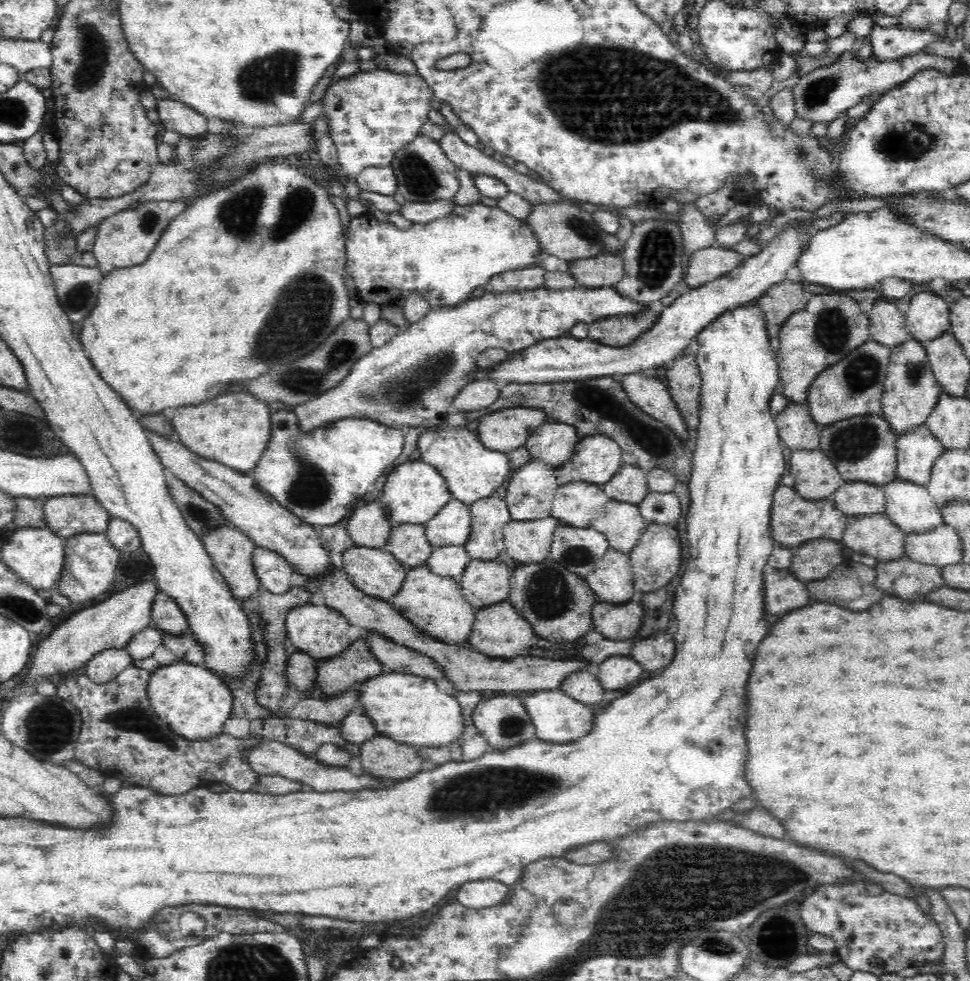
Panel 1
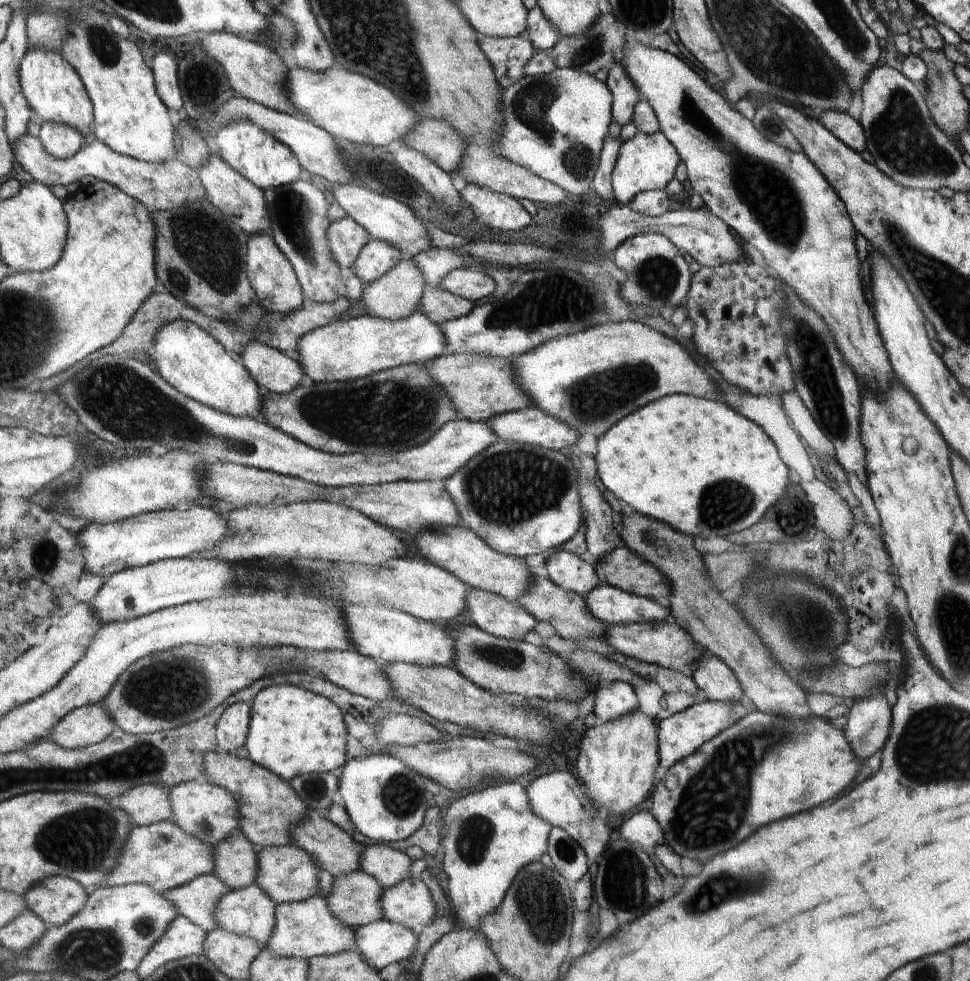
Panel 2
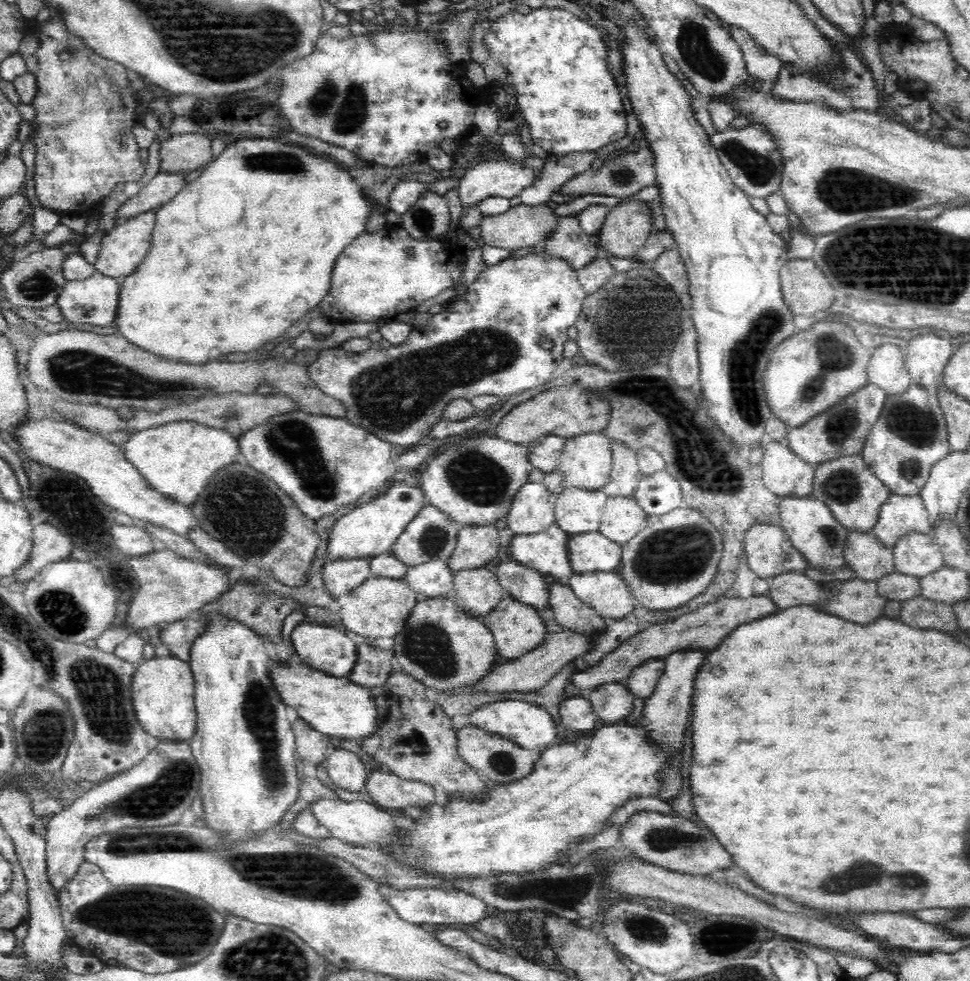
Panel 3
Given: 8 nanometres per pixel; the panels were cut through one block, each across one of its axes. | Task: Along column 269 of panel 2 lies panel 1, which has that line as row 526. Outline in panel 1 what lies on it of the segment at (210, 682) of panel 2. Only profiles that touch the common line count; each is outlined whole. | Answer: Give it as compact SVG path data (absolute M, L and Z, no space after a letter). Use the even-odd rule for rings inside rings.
M648 523L636 546L628 553L635 590L641 593L660 591L662 587L674 578L680 570L682 562L682 546L678 532L670 526L671 523Z

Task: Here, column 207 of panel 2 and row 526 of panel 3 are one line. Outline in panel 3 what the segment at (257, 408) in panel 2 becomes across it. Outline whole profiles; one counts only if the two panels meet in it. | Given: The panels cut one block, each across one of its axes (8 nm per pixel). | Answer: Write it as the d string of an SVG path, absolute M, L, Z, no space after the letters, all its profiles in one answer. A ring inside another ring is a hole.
M414 482L393 483L384 495L362 507L354 506L348 514L334 521L327 532L326 550L322 560L325 564L348 563L357 559L370 560L376 555L388 553L403 528L426 503L424 493Z

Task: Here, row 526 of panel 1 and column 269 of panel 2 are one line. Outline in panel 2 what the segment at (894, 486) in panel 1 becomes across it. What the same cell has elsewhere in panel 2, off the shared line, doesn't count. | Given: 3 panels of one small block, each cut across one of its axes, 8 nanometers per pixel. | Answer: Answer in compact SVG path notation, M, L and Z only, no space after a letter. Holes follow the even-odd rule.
M254 884L228 893L215 916L220 929L249 936L262 946L274 934L276 906L267 892Z

